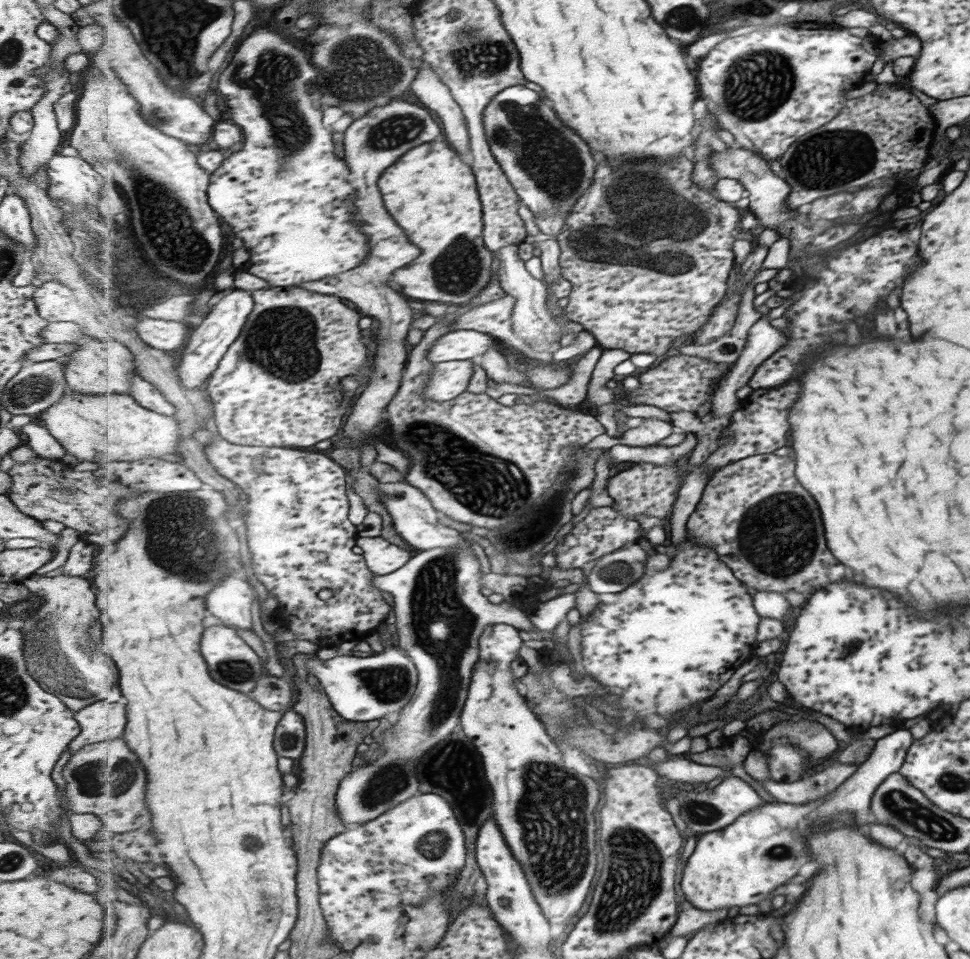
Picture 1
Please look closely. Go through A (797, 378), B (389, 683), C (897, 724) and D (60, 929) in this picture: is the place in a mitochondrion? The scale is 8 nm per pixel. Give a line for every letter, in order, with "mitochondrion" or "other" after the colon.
A: other
B: mitochondrion
C: other
D: other

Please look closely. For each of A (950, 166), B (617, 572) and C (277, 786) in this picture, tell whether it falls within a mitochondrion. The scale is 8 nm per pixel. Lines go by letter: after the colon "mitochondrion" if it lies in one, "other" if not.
A: other
B: mitochondrion
C: other

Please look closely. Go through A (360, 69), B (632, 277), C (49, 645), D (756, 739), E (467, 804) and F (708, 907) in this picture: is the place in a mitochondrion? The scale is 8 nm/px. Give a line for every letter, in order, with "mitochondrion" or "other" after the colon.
A: mitochondrion
B: other
C: mitochondrion
D: other
E: mitochondrion
F: other

